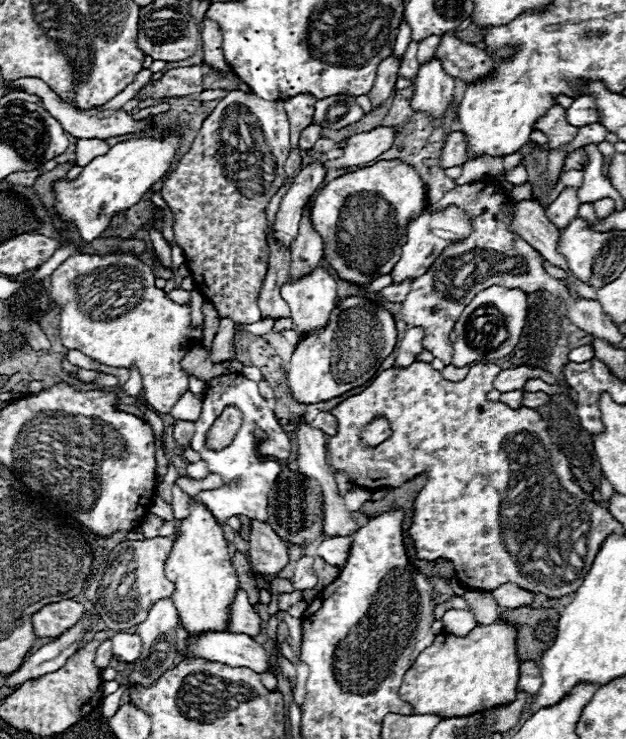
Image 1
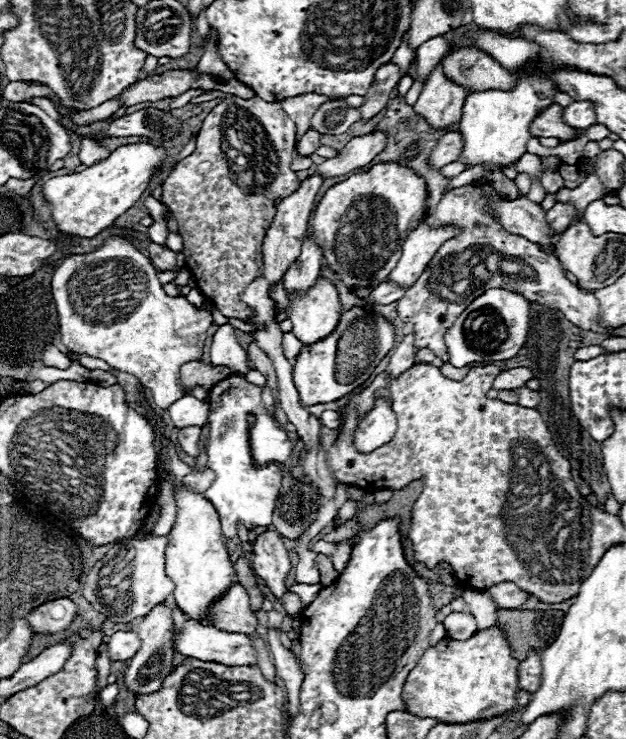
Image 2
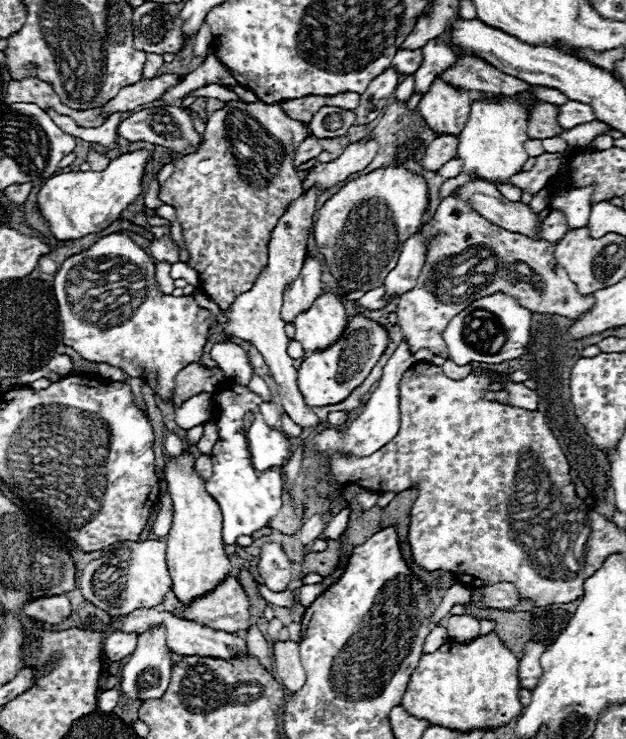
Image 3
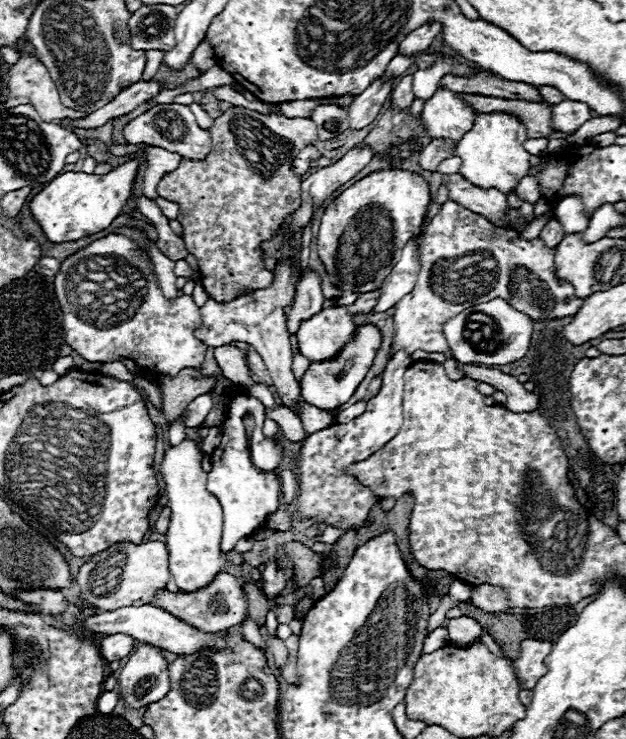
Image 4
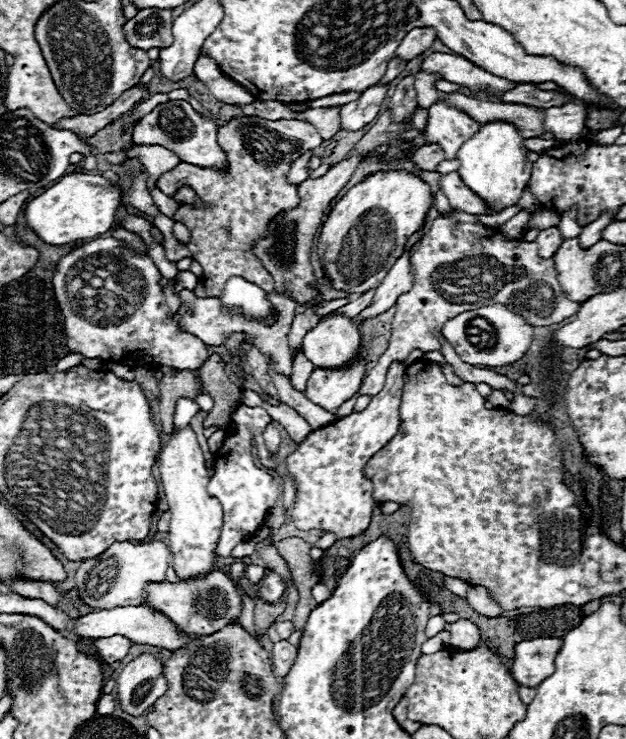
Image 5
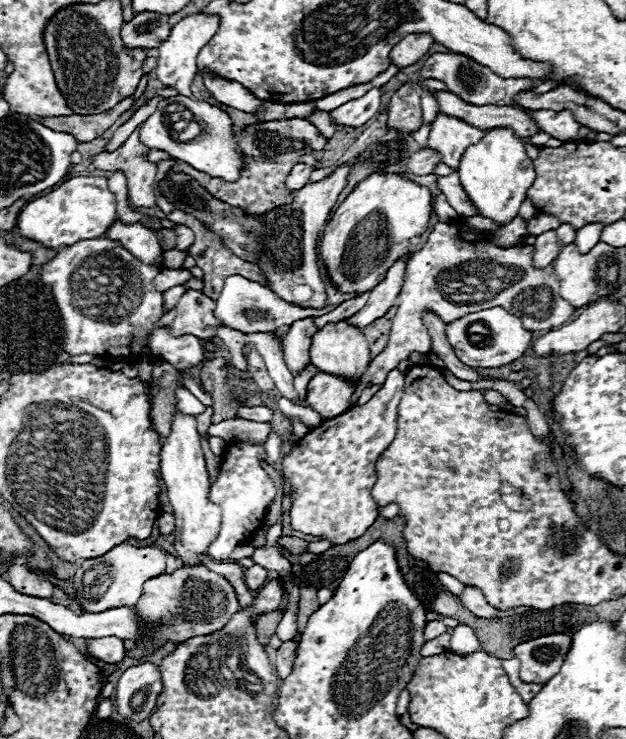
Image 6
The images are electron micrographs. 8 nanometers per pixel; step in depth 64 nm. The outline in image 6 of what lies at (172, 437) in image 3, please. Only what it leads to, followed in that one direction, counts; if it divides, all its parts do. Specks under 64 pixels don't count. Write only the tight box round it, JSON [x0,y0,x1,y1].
[176,386,206,416]

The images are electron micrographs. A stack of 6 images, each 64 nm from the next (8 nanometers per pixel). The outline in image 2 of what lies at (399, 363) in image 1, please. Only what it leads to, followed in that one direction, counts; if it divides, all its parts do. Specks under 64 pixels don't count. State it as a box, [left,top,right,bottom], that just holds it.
[386,334,416,378]

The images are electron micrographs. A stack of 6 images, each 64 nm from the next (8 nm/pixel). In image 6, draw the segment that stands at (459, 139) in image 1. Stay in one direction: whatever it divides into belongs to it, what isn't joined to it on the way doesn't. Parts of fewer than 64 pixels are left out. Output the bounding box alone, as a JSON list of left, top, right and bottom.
[406,148,440,176]

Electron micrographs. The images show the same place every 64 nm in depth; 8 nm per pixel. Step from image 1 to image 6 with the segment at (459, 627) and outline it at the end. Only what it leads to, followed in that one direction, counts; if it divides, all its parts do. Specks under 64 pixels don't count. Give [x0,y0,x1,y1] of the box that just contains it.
[450,624,480,656]

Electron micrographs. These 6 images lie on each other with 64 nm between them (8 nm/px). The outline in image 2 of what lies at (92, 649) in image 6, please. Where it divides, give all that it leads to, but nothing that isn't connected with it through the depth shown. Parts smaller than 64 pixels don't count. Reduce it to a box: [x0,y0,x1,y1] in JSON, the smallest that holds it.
[106,632,140,660]

